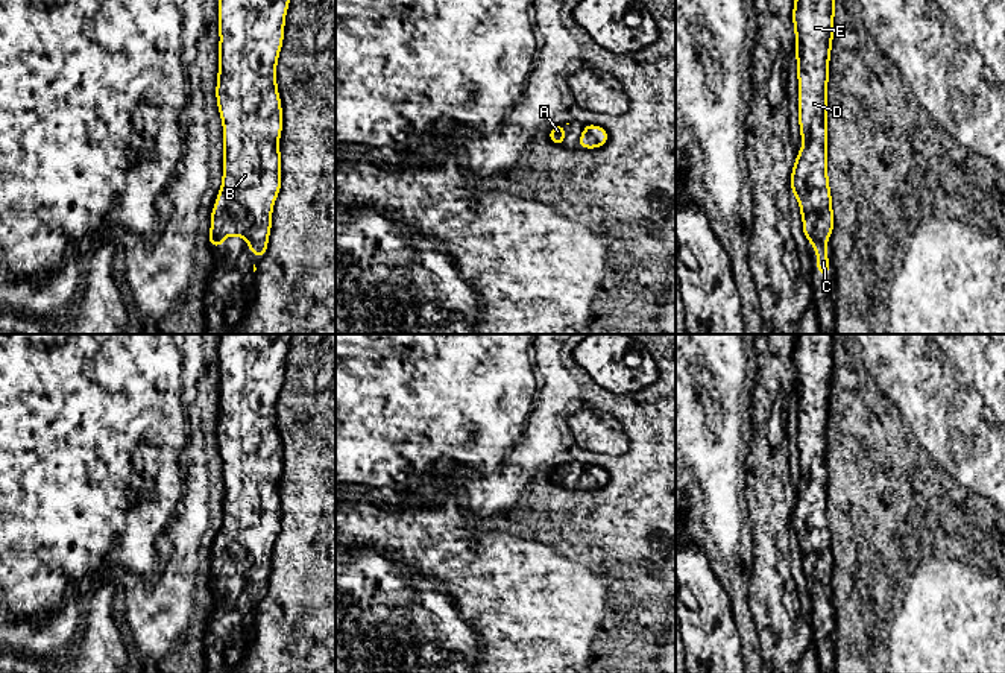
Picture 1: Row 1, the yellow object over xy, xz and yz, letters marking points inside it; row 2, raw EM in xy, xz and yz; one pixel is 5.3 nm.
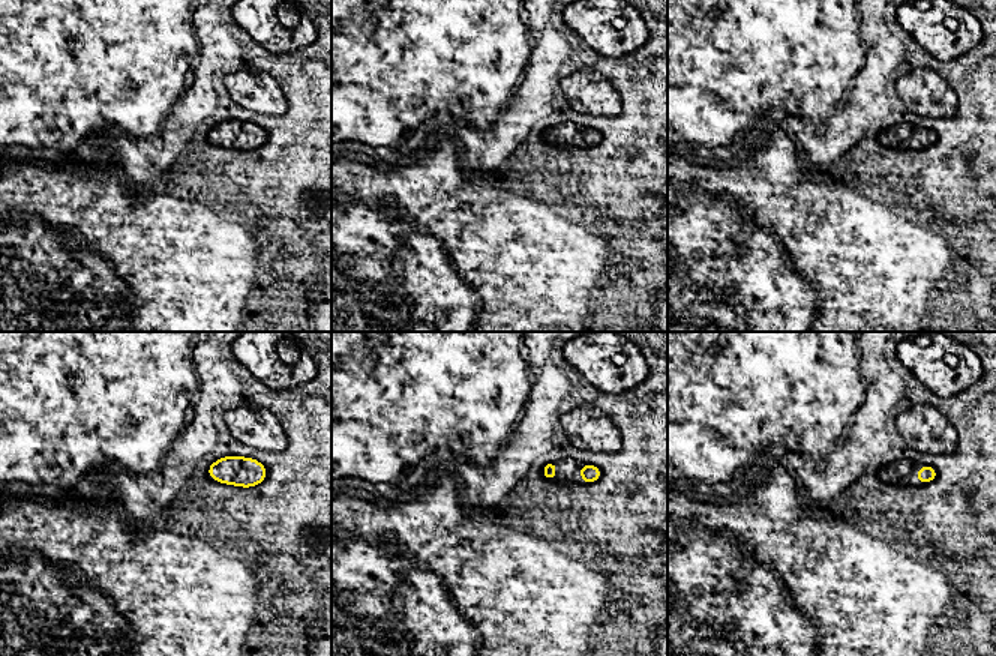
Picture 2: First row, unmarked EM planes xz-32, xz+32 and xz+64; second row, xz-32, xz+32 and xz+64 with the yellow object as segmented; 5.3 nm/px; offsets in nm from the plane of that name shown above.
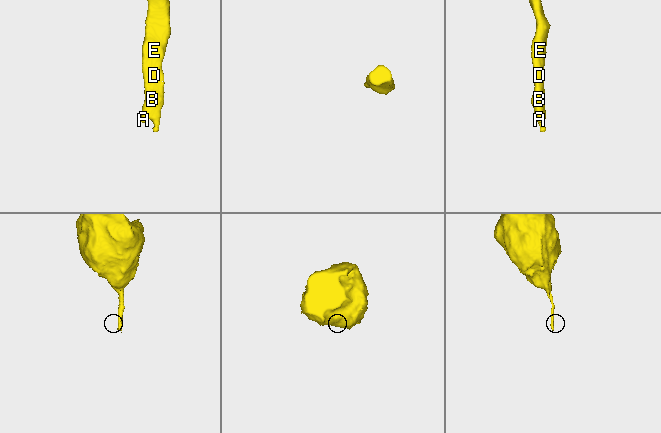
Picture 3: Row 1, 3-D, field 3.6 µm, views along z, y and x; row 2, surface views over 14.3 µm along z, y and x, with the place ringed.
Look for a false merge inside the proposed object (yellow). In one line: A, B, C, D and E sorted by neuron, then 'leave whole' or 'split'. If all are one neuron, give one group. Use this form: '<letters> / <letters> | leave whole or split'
A B C D E | leave whole

